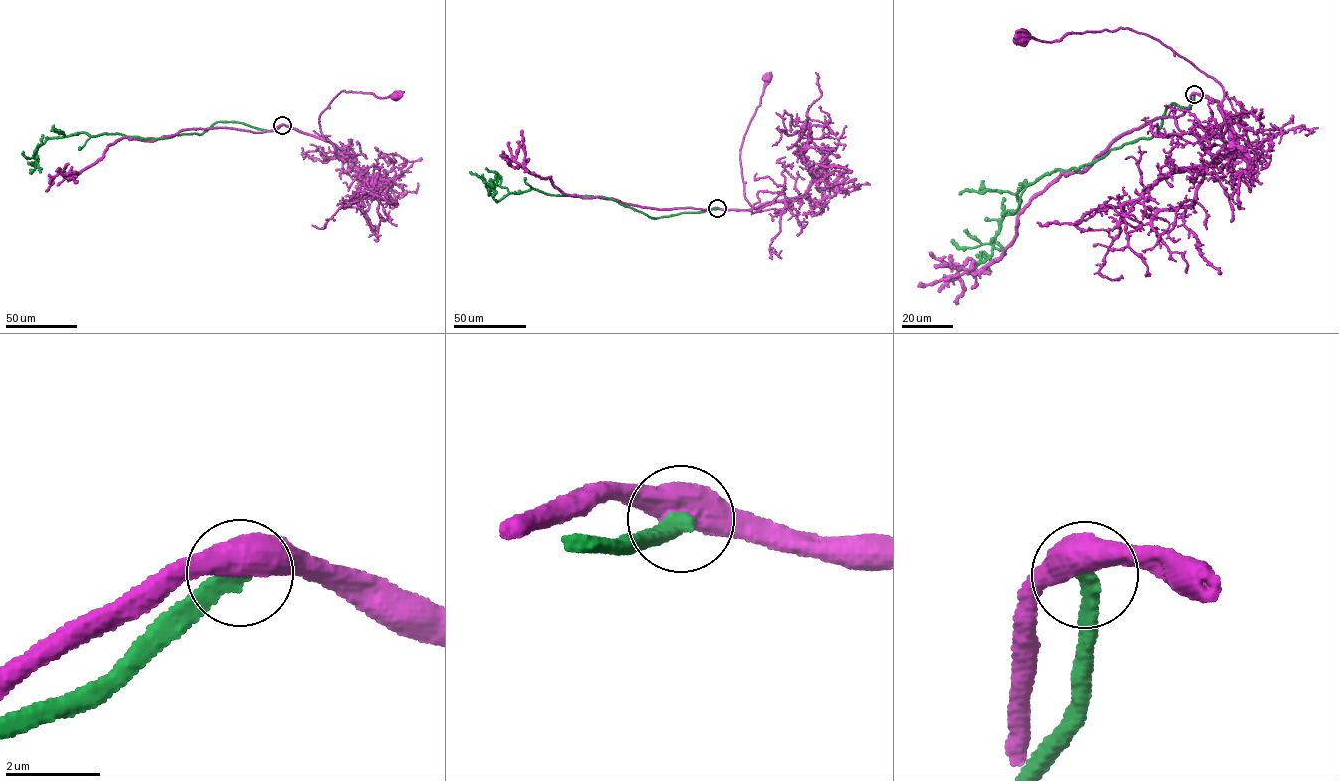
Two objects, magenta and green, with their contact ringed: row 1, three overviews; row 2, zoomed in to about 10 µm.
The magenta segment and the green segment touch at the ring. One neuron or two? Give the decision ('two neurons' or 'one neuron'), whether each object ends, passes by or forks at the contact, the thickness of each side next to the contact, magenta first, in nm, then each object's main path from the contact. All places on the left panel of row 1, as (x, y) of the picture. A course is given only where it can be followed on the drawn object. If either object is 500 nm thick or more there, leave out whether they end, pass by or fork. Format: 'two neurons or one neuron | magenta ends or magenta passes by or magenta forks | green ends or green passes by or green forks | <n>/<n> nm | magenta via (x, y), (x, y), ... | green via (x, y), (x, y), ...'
two neurons | 550/320 nm | magenta via (282, 125), (324, 138), (320, 115), (342, 91), (373, 93), (378, 97), (396, 96) | green via (282, 125), (267, 130), (221, 121), (200, 134), (161, 138), (80, 132), (48, 138), (35, 158), (23, 151)

